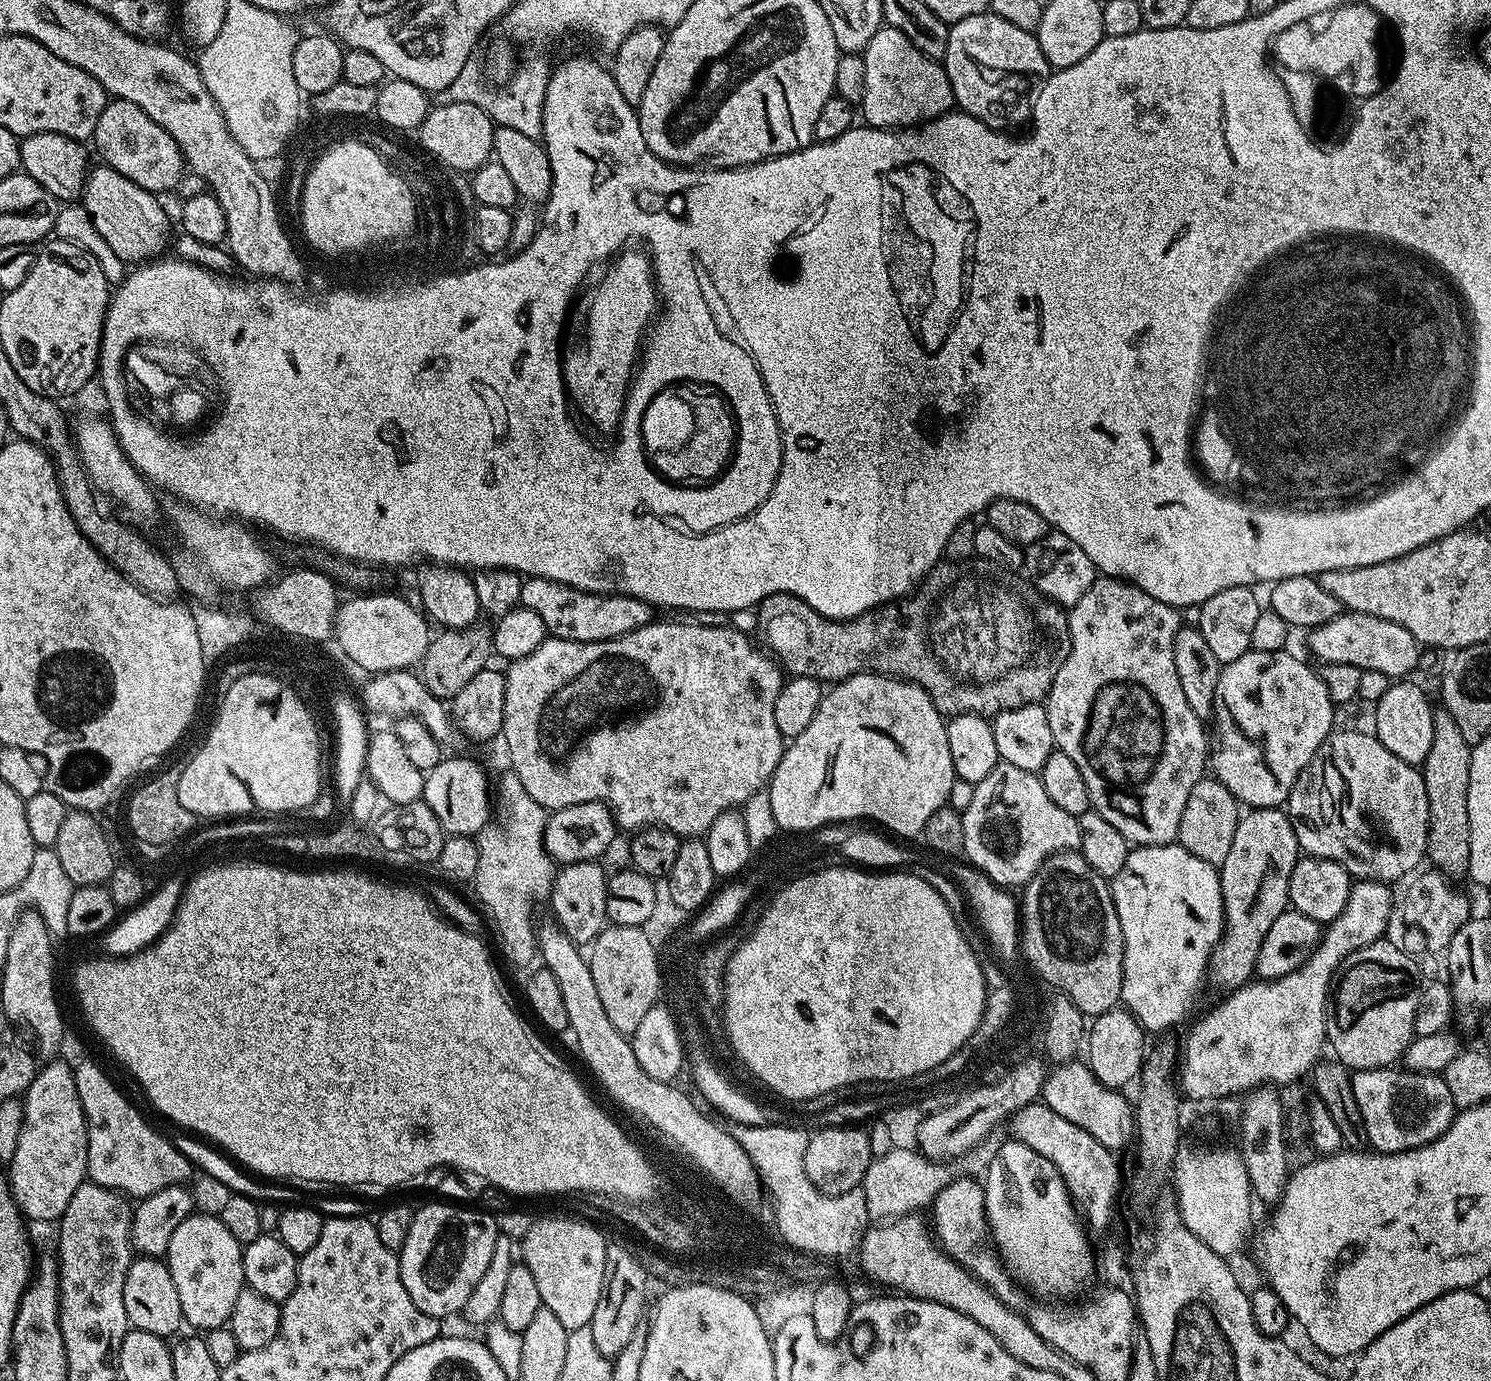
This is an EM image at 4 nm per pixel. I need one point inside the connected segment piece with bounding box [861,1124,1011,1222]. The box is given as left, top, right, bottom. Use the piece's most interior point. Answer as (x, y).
(896, 1184)

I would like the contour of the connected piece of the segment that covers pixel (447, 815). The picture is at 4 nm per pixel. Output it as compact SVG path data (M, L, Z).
M466 756L441 758L438 766L424 777L423 797L426 806L434 810L434 818L448 836L479 837L480 832L494 816L494 792L488 789L488 776L476 760Z

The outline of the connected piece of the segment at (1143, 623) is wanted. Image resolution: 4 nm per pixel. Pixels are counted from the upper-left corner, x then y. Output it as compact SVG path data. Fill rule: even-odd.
M1097 575L1096 581L1078 598L1073 608L1067 609L1068 633L1072 645L1068 651L1066 662L1058 670L1054 682L1050 686L1044 709L1050 722L1050 734L1053 745L1064 752L1078 766L1082 779L1086 781L1086 790L1090 790L1091 811L1102 814L1110 826L1118 829L1118 834L1128 840L1129 845L1145 848L1146 846L1162 846L1171 844L1178 837L1178 826L1182 822L1182 810L1186 810L1186 798L1190 798L1190 790L1194 782L1205 779L1206 765L1210 760L1210 736L1204 733L1205 721L1190 710L1190 702L1186 702L1186 694L1182 694L1182 682L1178 682L1178 670L1174 670L1174 638L1182 626L1181 613L1166 602L1158 602L1146 590L1129 584L1126 580L1117 580L1114 576Z

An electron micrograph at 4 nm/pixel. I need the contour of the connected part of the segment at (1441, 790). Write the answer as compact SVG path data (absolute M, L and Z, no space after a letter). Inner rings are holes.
M1437 707L1432 713L1434 718L1434 742L1430 742L1430 754L1424 759L1422 771L1426 782L1426 798L1430 802L1430 822L1428 823L1427 859L1432 860L1431 867L1444 873L1449 878L1463 877L1468 870L1470 858L1470 806L1466 806L1466 798L1470 790L1470 758L1473 745L1462 738L1462 730L1458 730L1458 722L1450 718L1443 708Z

